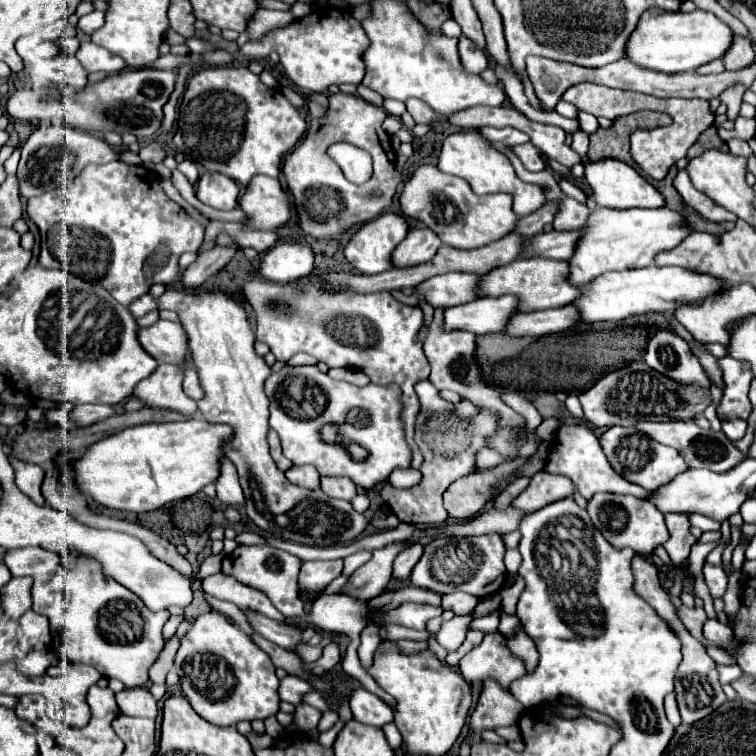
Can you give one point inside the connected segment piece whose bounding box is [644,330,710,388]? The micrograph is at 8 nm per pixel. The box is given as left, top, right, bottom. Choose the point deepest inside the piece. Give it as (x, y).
(666, 352)

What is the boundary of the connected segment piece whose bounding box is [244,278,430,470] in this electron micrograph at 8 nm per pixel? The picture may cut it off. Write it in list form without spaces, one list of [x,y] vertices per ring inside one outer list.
[[[300,278],[298,282],[292,284],[274,284],[274,282],[246,282],[244,286],[244,296],[252,304],[256,312],[256,340],[268,344],[270,352],[276,356],[276,360],[288,362],[294,354],[306,352],[316,356],[320,362],[326,362],[330,368],[342,366],[342,368],[356,368],[362,370],[364,374],[370,376],[370,382],[388,386],[388,384],[398,384],[402,388],[402,420],[404,420],[404,431],[406,442],[414,452],[412,458],[412,468],[422,466],[422,452],[414,442],[416,426],[416,416],[420,412],[420,400],[414,392],[414,384],[422,378],[428,378],[430,374],[430,364],[424,356],[422,342],[418,338],[422,326],[424,326],[424,314],[418,310],[418,306],[408,306],[400,304],[392,298],[388,292],[378,292],[378,294],[322,294],[322,290],[306,290],[298,294],[300,288],[306,286],[310,278]]]

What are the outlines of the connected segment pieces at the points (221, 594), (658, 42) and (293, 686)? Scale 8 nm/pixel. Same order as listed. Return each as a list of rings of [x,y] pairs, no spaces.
[[[222,572],[204,578],[202,588],[204,588],[206,594],[210,594],[218,600],[232,602],[240,610],[242,610],[242,606],[248,606],[248,610],[256,610],[256,612],[260,612],[268,618],[284,622],[284,616],[278,614],[278,610],[274,610],[272,602],[266,598],[266,594],[262,594],[258,590],[250,590],[248,586],[242,586],[236,578],[230,578]]]
[[[650,8],[642,14],[634,34],[628,40],[626,56],[642,68],[676,74],[690,72],[698,66],[704,66],[712,60],[722,58],[732,46],[734,32],[732,28],[720,20],[714,12],[694,10],[690,14],[684,12],[666,12],[660,8]]]
[[[290,674],[284,680],[280,680],[280,698],[294,706],[298,706],[302,702],[304,694],[308,694],[312,690],[314,688],[308,682],[302,682],[302,678],[294,678]]]

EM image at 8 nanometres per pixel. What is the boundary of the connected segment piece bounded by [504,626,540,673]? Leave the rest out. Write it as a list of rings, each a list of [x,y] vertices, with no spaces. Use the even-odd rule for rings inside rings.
[[[518,626],[512,636],[504,638],[504,644],[512,652],[512,656],[516,656],[516,658],[520,658],[524,662],[527,673],[531,673],[536,668],[540,656],[538,656],[534,640],[522,630],[522,626]]]

